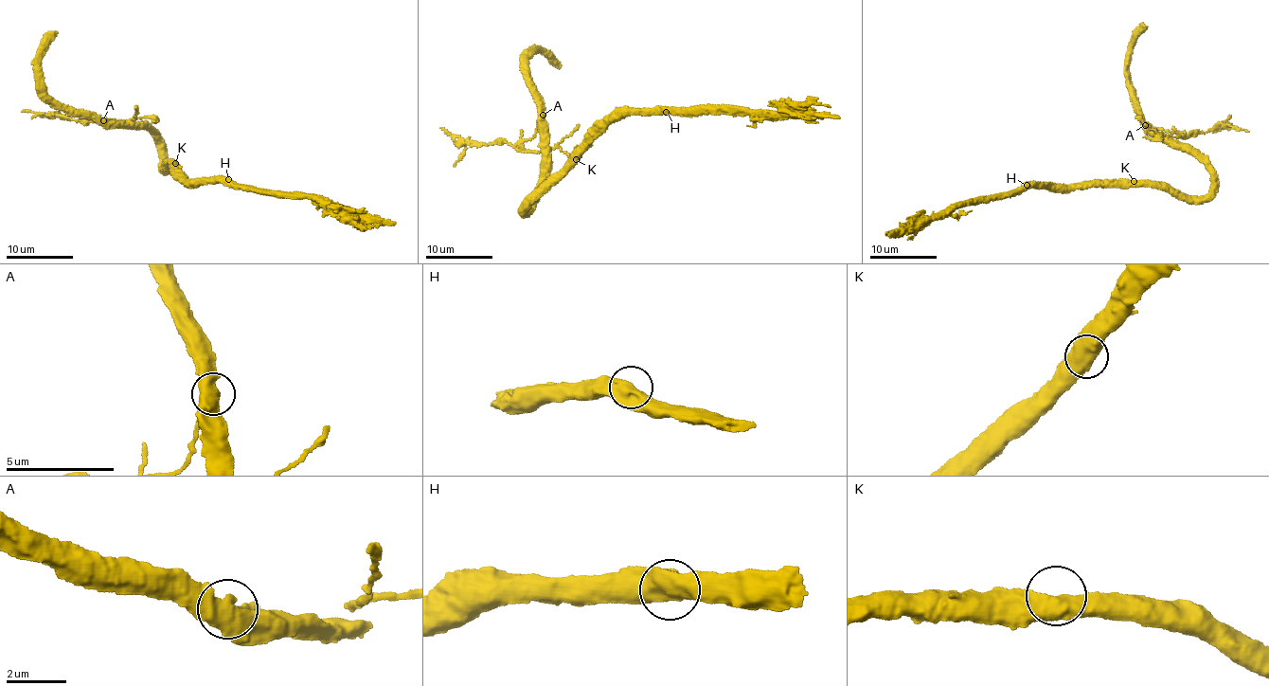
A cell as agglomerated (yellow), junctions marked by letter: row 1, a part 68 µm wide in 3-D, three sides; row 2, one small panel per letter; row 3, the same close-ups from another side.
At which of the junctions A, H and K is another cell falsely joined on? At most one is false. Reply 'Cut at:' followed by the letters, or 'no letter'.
Cut at: A

